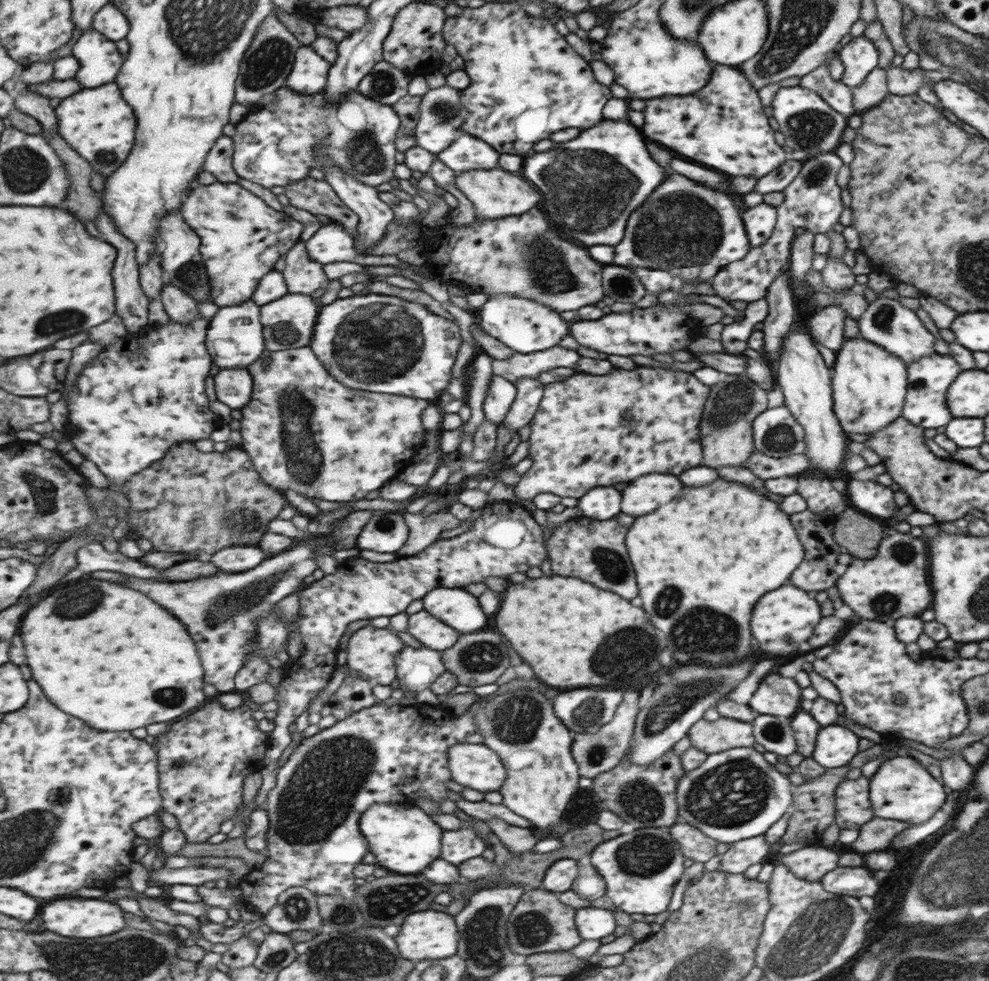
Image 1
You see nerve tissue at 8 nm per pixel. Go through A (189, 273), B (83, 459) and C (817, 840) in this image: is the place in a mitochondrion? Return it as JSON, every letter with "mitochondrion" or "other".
{"A":"mitochondrion","B":"other","C":"other"}

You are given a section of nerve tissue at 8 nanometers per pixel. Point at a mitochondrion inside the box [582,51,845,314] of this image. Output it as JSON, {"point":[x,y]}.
{"point":[681,231]}

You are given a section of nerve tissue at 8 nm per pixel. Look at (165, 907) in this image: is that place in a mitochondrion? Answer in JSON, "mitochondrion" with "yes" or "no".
{"mitochondrion":"no"}

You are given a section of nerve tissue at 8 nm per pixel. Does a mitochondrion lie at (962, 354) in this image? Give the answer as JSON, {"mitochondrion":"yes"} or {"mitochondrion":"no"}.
{"mitochondrion":"no"}

